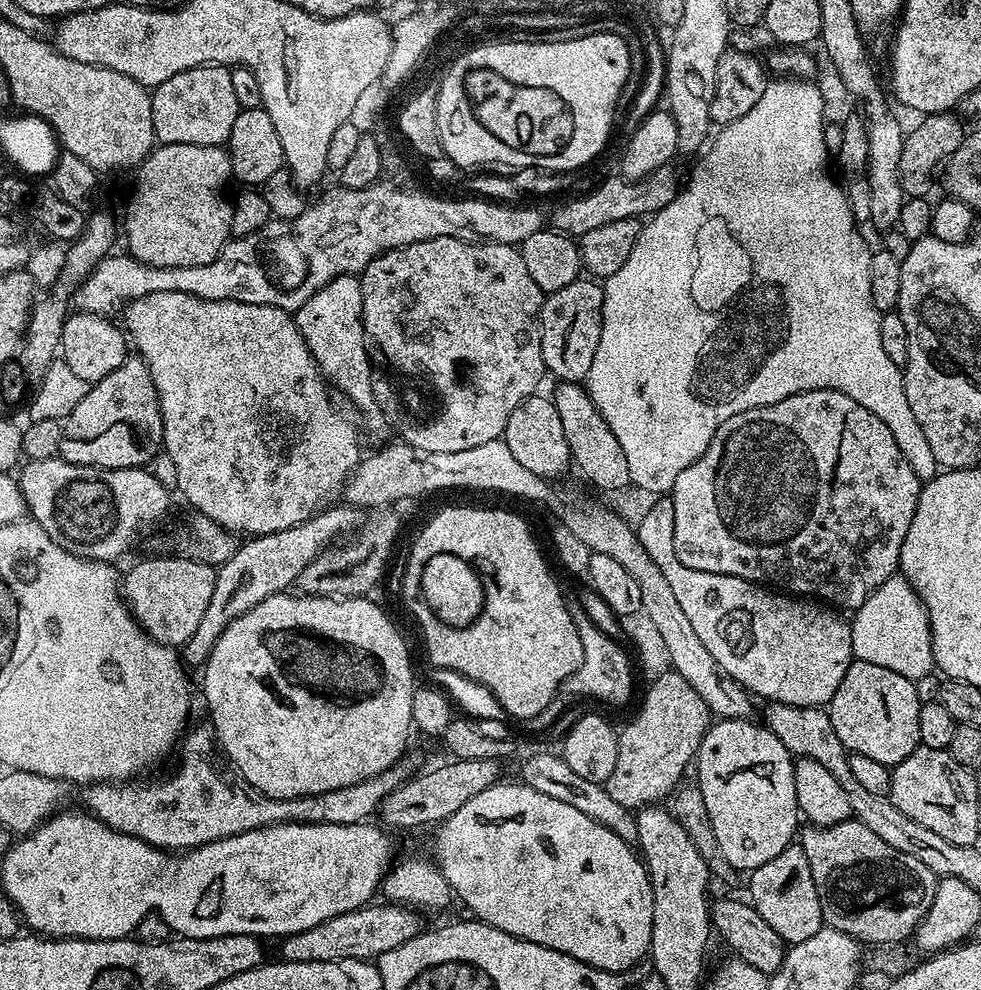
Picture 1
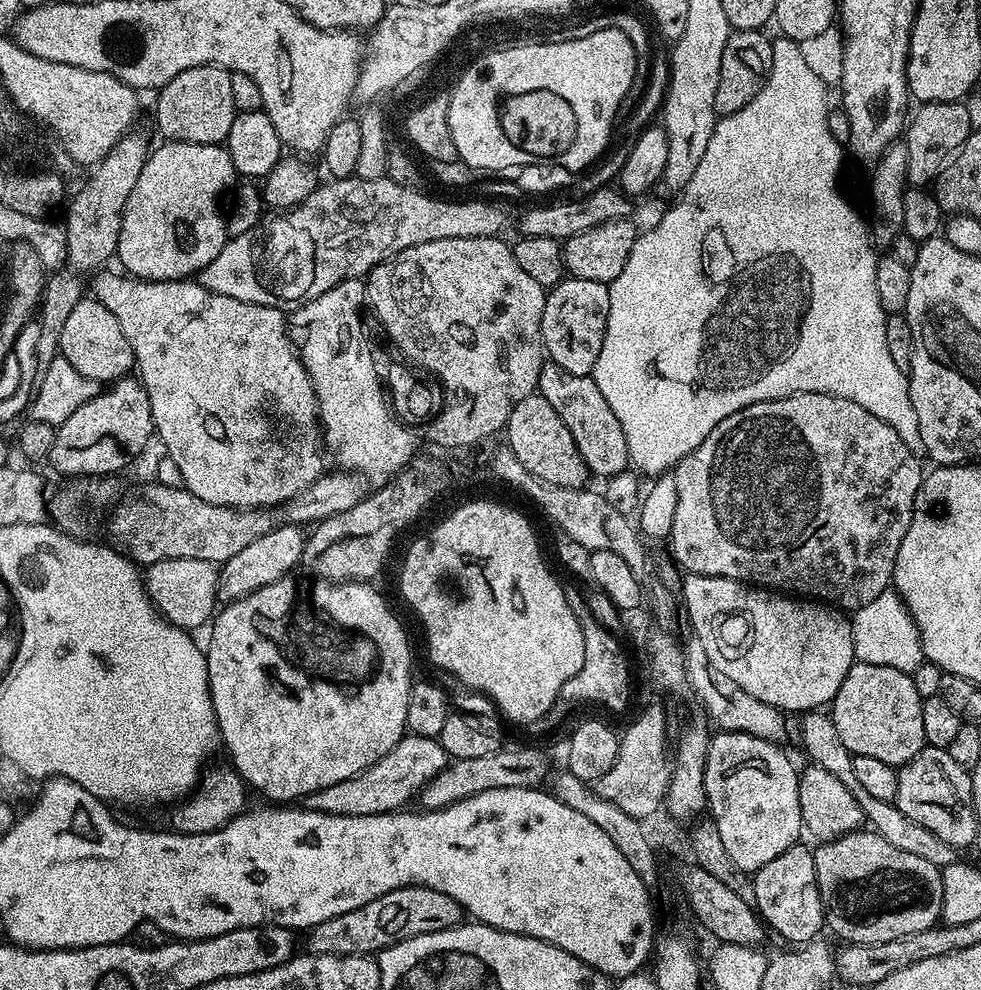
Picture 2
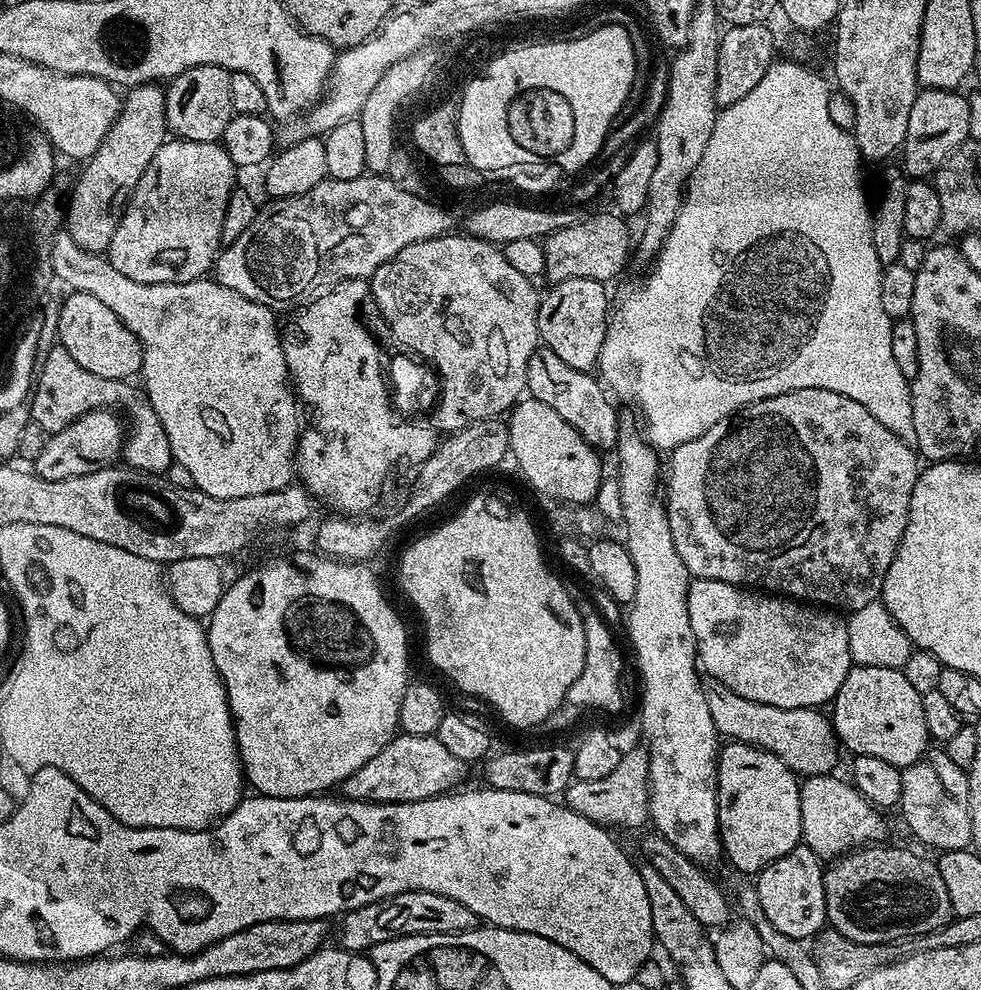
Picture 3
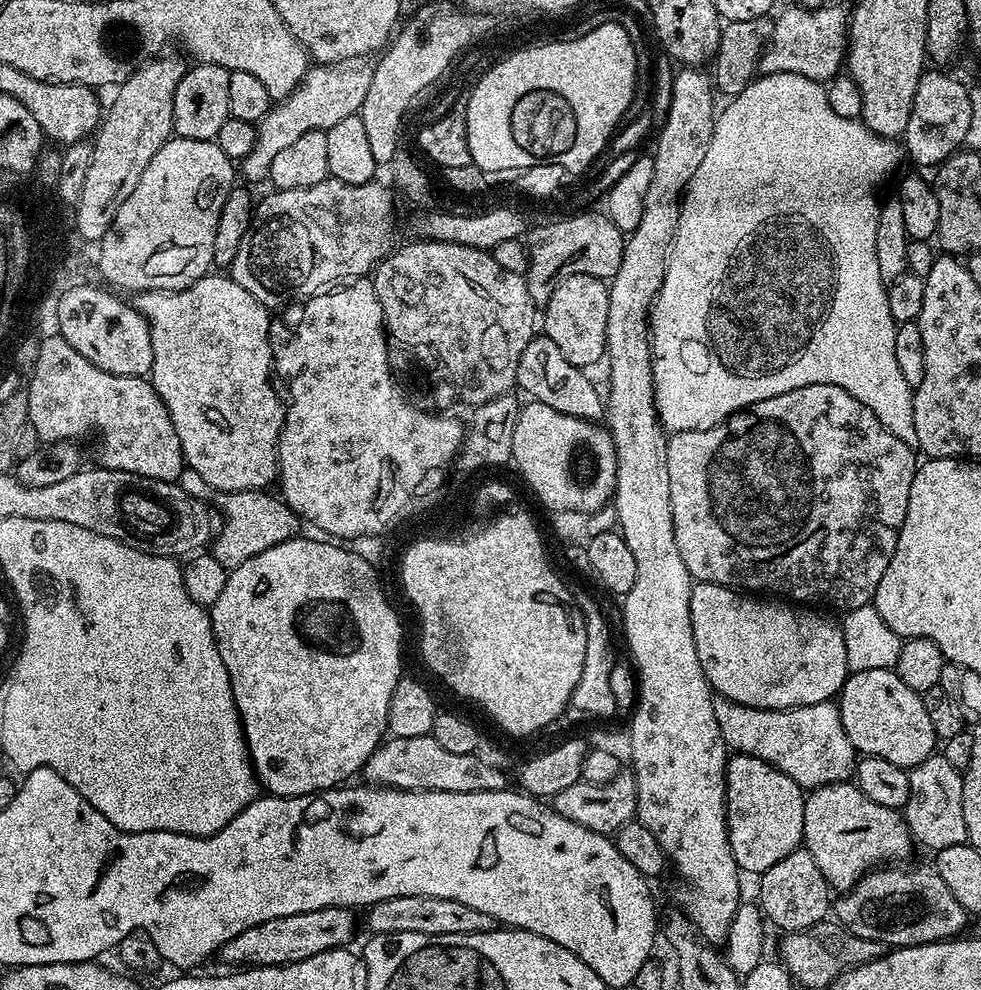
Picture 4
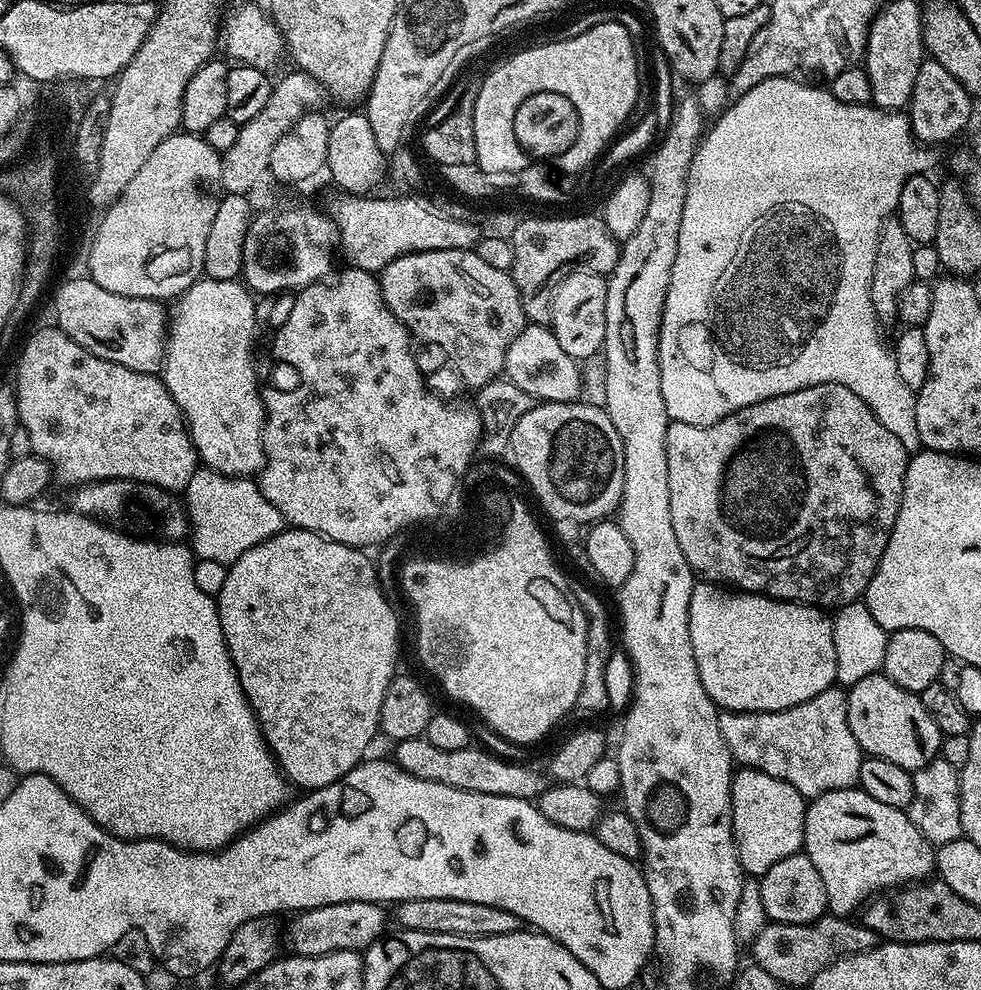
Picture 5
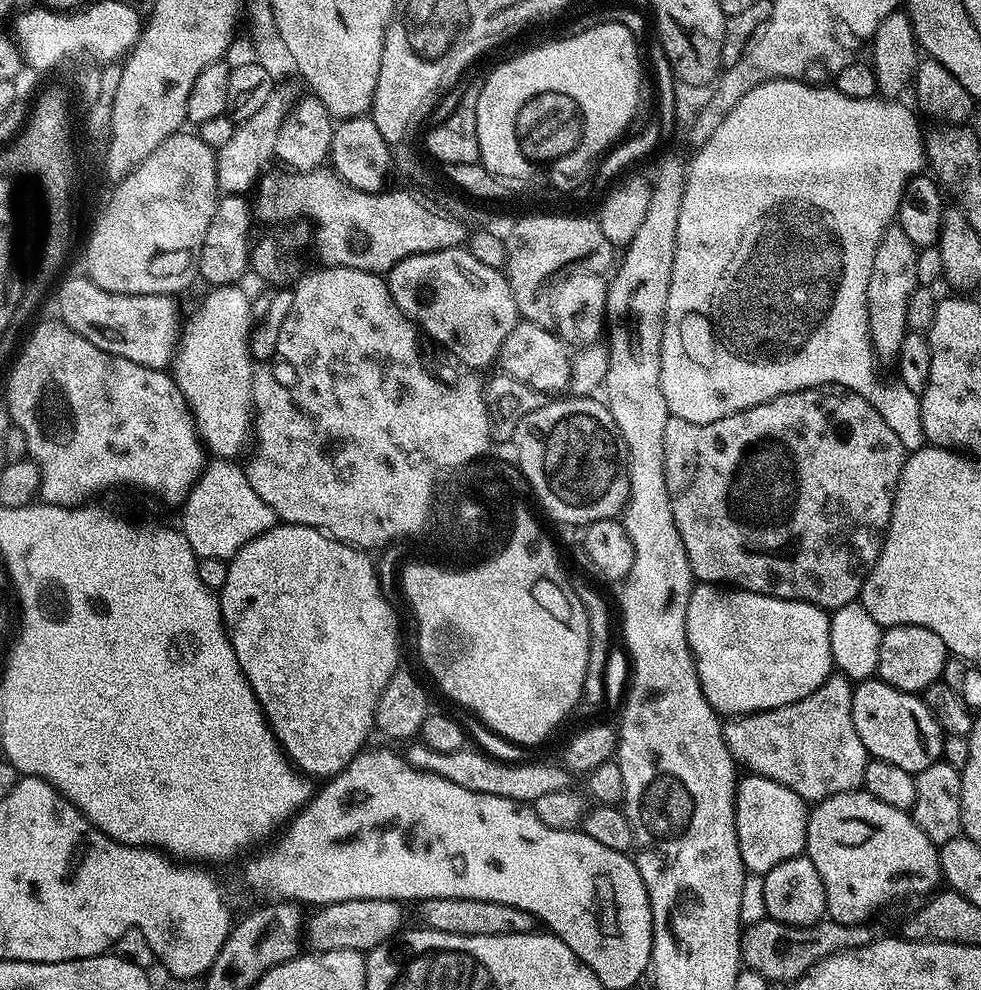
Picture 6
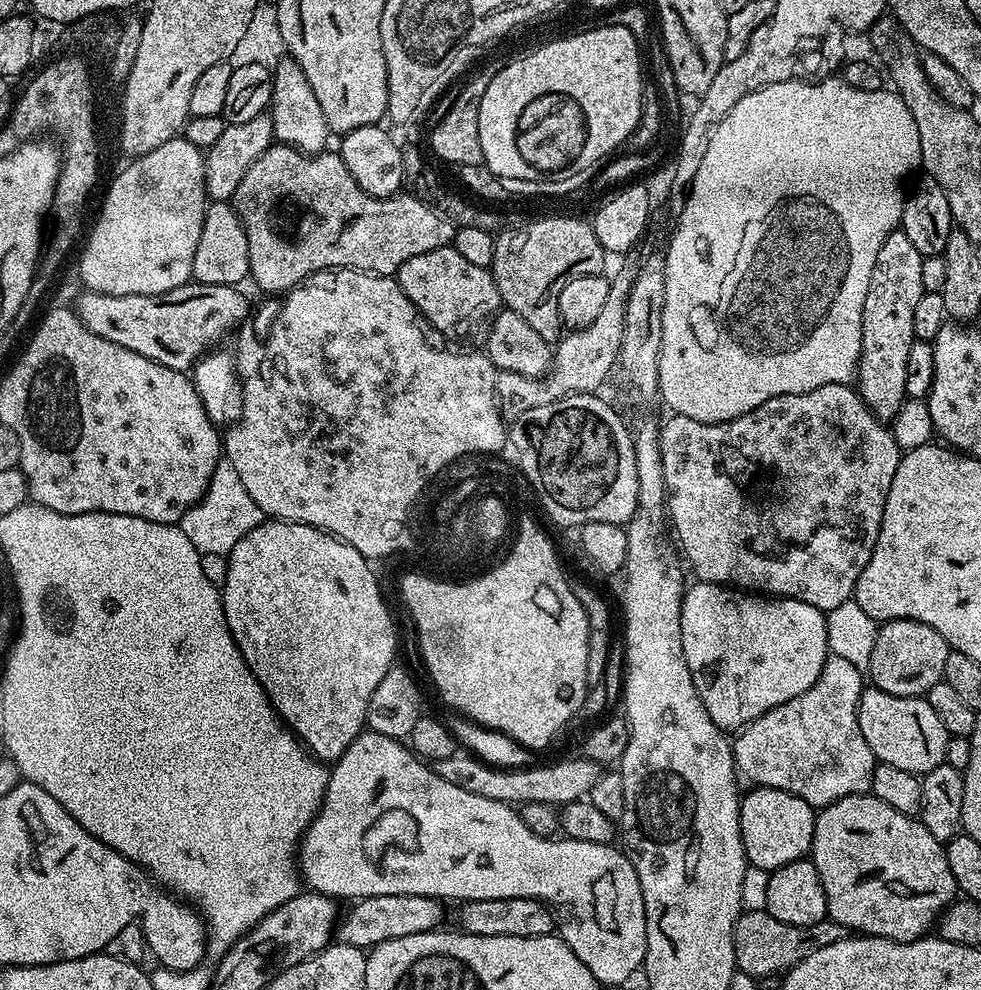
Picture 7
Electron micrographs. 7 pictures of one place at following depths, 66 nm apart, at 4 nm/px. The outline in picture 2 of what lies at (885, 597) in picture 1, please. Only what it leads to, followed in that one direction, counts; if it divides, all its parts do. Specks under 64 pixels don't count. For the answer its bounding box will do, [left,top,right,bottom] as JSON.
[851,591,925,674]

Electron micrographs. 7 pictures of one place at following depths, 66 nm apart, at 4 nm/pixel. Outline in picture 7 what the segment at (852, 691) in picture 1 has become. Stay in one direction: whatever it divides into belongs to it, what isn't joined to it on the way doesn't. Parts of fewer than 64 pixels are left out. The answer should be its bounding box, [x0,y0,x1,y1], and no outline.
[858,686,948,774]

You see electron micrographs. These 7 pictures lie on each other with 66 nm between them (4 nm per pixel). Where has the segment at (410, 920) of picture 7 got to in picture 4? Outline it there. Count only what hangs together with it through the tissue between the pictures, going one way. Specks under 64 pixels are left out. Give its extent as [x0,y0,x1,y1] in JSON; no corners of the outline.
[218,908,357,968]

